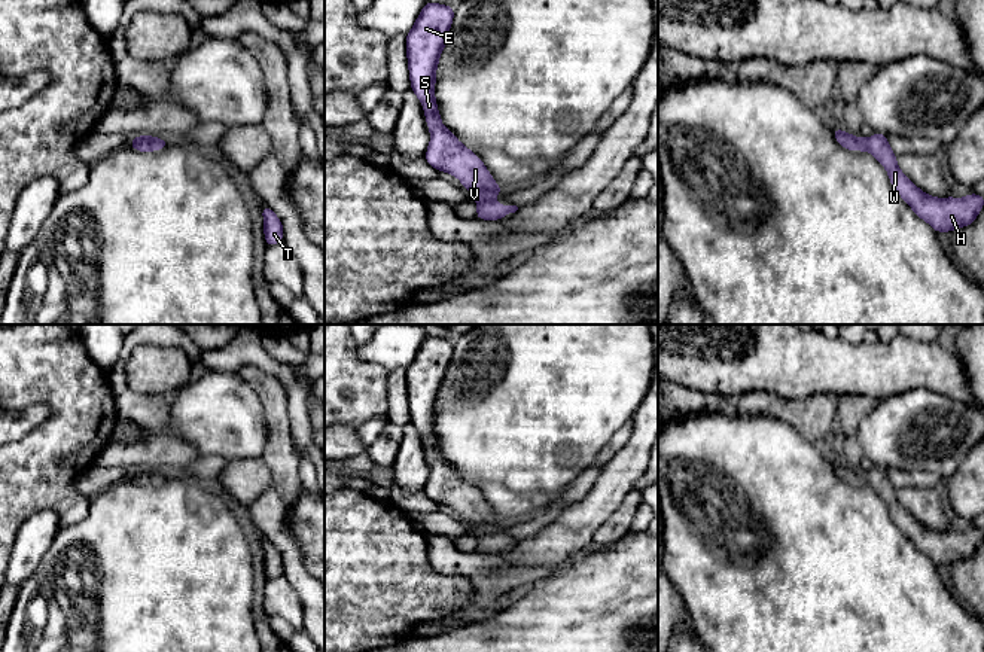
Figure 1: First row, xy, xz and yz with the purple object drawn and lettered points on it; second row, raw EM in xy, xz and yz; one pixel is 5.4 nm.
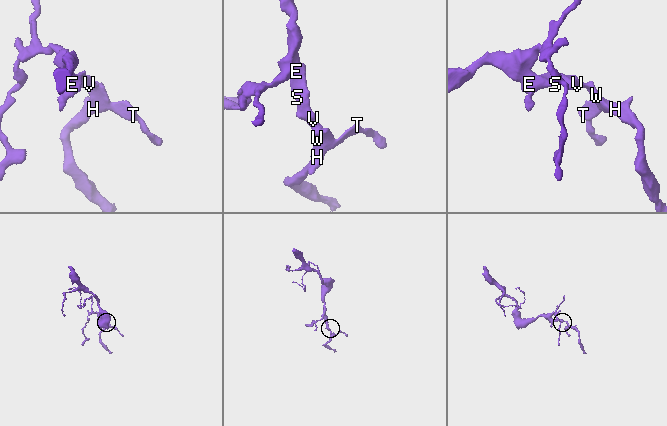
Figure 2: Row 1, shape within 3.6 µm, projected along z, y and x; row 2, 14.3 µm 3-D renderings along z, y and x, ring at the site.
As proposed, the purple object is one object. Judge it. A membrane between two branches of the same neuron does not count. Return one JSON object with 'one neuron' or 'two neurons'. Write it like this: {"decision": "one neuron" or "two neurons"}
{"decision": "one neuron"}

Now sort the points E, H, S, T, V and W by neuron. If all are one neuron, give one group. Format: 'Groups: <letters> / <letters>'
Groups: E H S T V W

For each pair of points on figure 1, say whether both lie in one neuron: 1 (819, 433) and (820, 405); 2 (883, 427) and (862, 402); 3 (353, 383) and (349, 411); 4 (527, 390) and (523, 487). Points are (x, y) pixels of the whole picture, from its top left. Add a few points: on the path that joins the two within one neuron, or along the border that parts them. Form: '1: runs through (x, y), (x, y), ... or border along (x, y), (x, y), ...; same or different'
1: runs through (819, 426), (819, 413); same
2: border along (879, 399), (861, 420), (855, 435); different
3: runs through (353, 390), (355, 399), (350, 404); same
4: runs through (527, 414), (527, 430), (523, 435), (523, 463); same

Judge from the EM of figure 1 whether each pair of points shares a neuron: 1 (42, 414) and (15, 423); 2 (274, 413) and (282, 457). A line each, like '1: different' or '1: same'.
1: same
2: same

